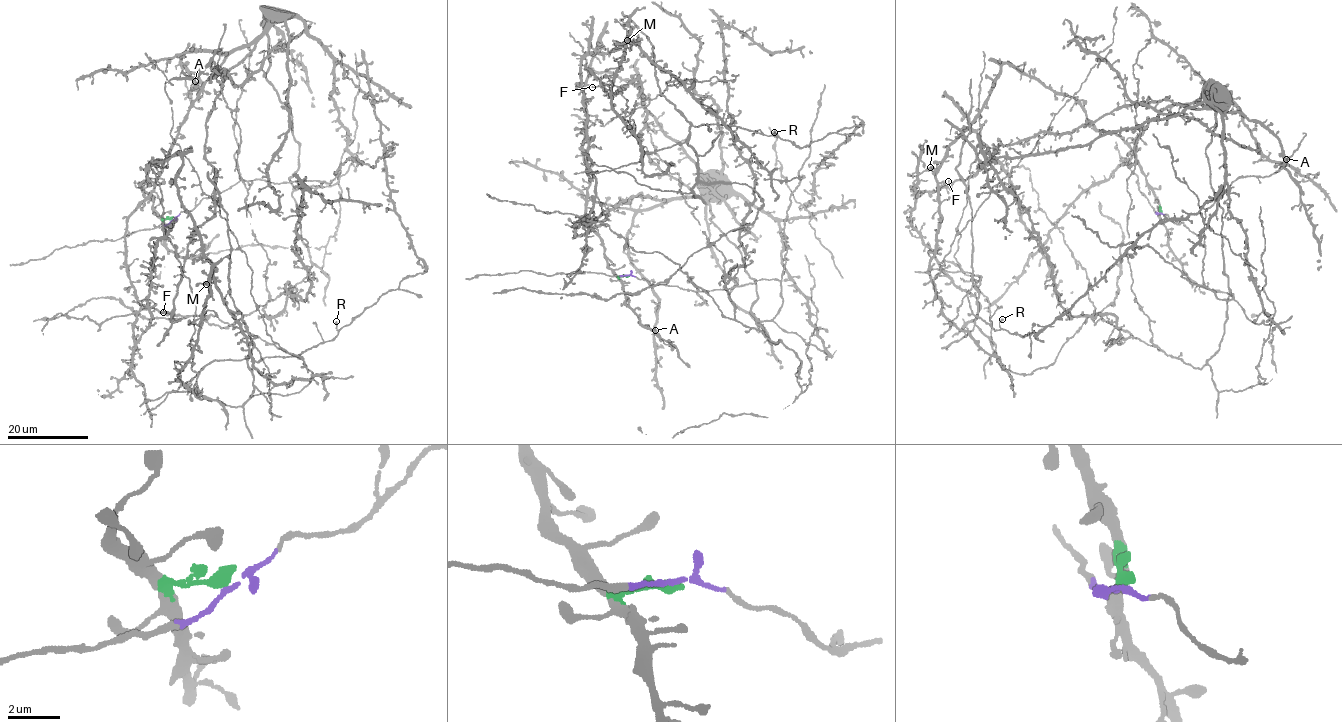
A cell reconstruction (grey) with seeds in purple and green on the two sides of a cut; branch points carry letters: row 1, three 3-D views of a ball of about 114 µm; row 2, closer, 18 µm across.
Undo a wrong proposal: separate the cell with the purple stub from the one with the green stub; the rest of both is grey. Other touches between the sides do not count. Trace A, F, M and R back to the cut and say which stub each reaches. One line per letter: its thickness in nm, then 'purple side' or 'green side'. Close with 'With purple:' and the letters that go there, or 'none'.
A: 190 nm | purple side
F: 180 nm | purple side
M: 320 nm | green side
R: 320 nm | green side
With purple: A, F

